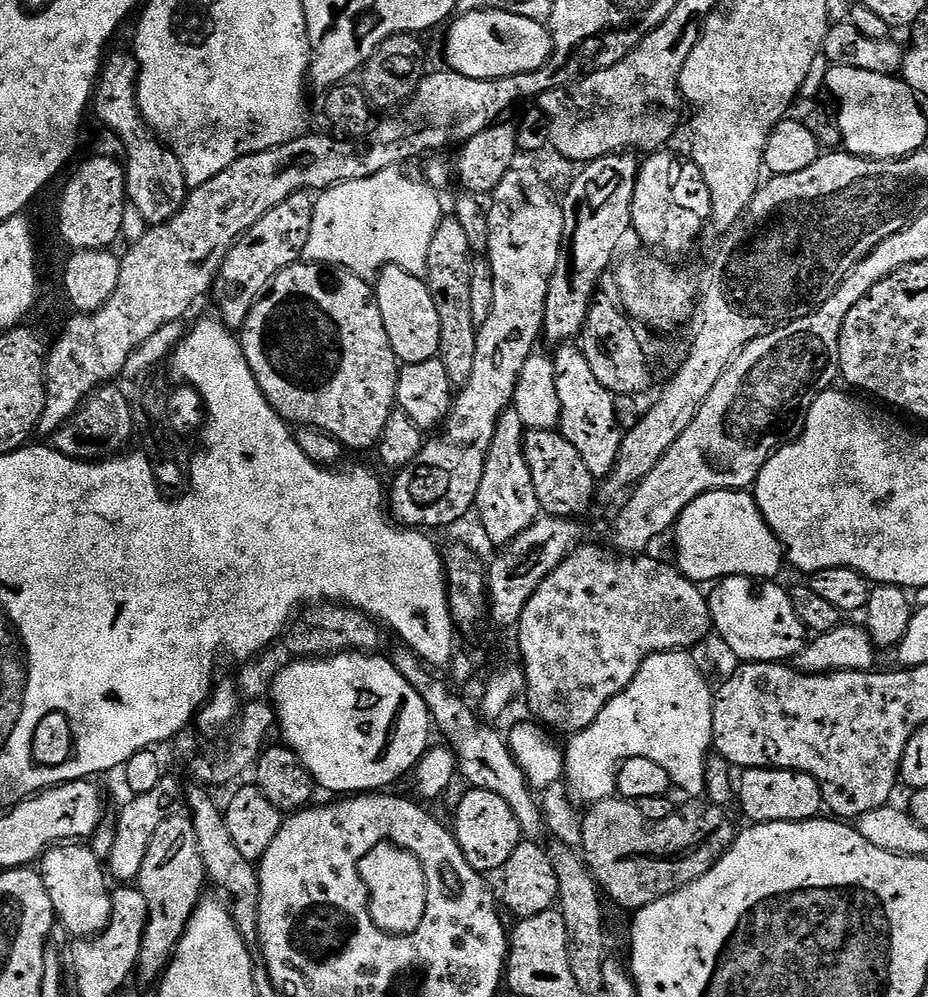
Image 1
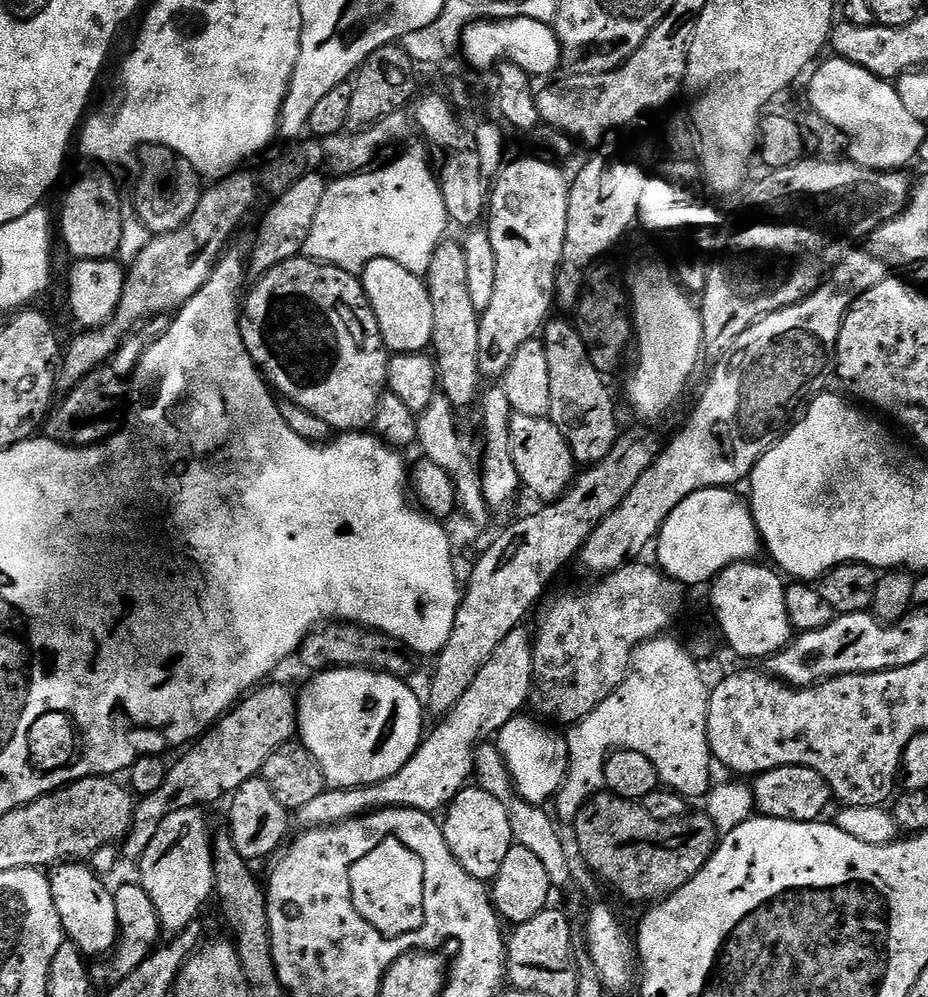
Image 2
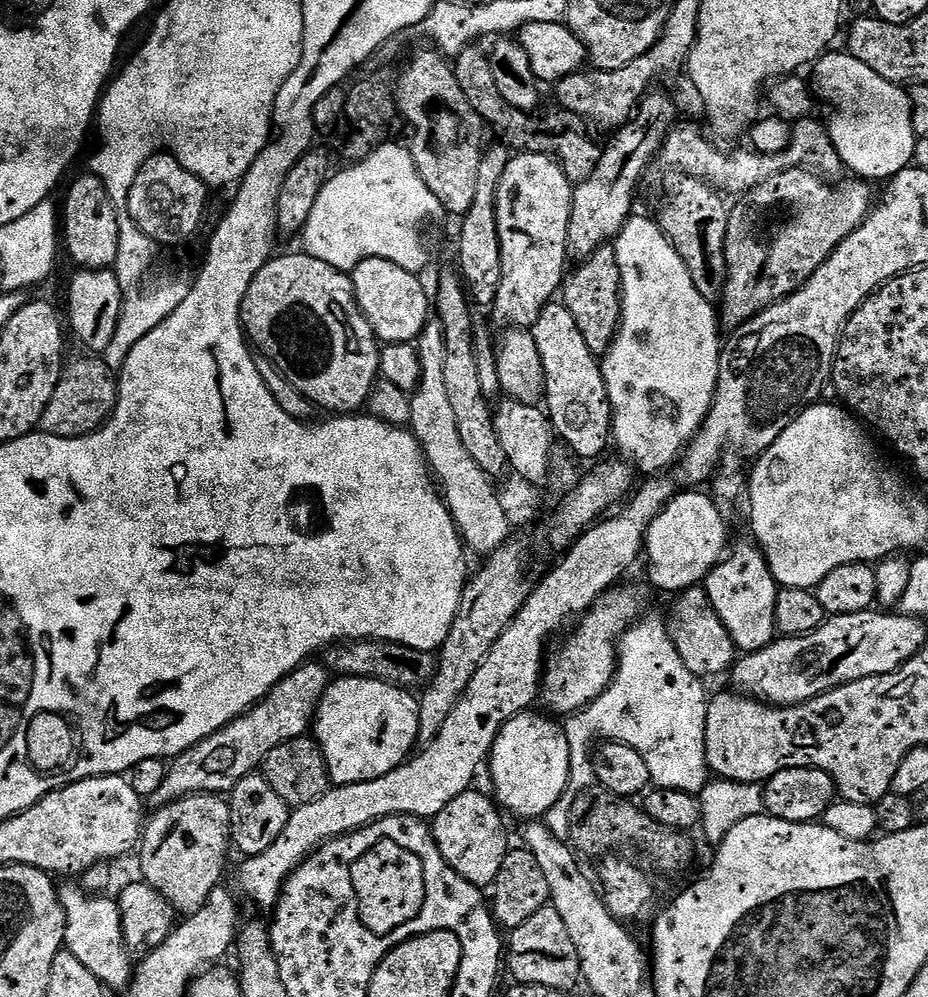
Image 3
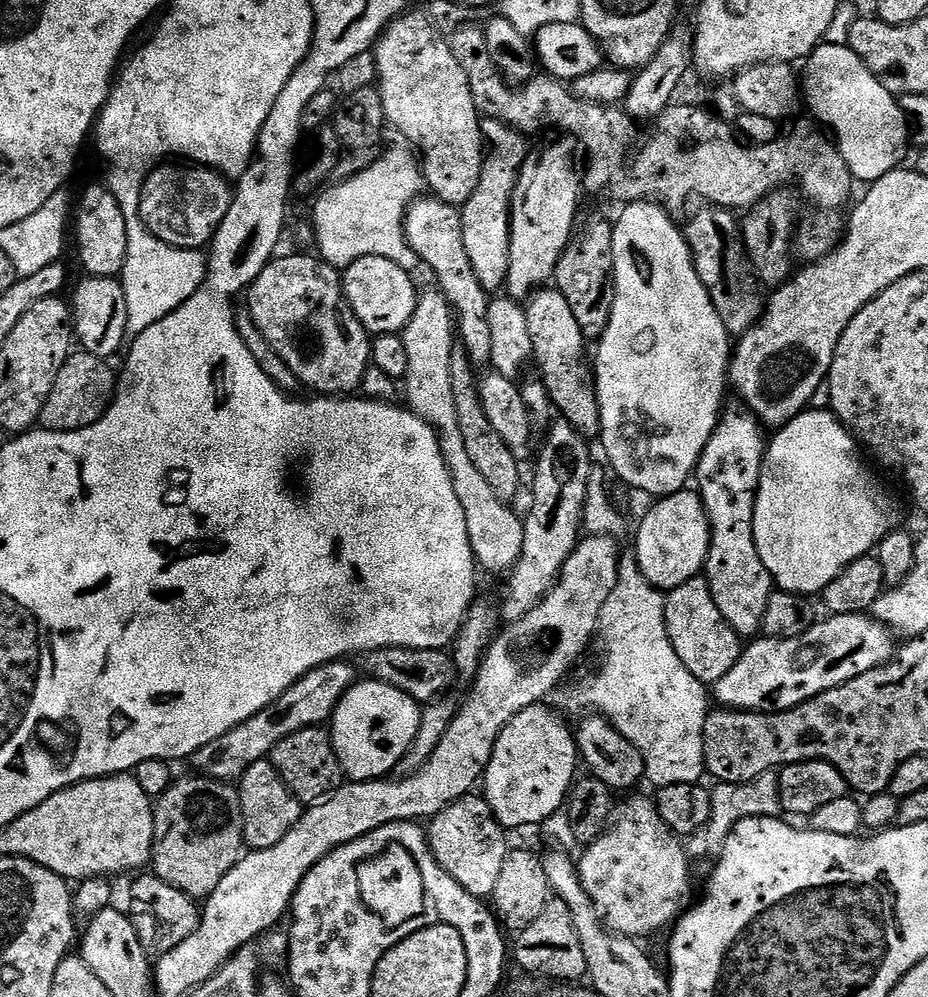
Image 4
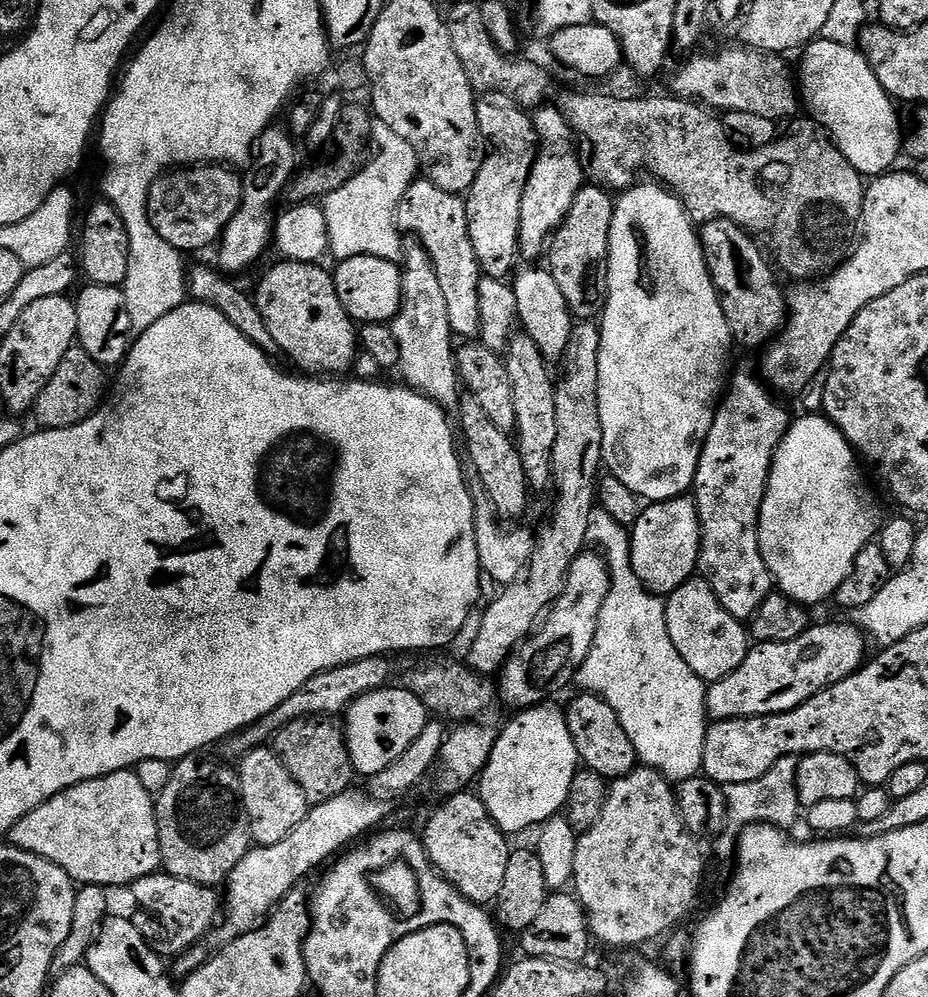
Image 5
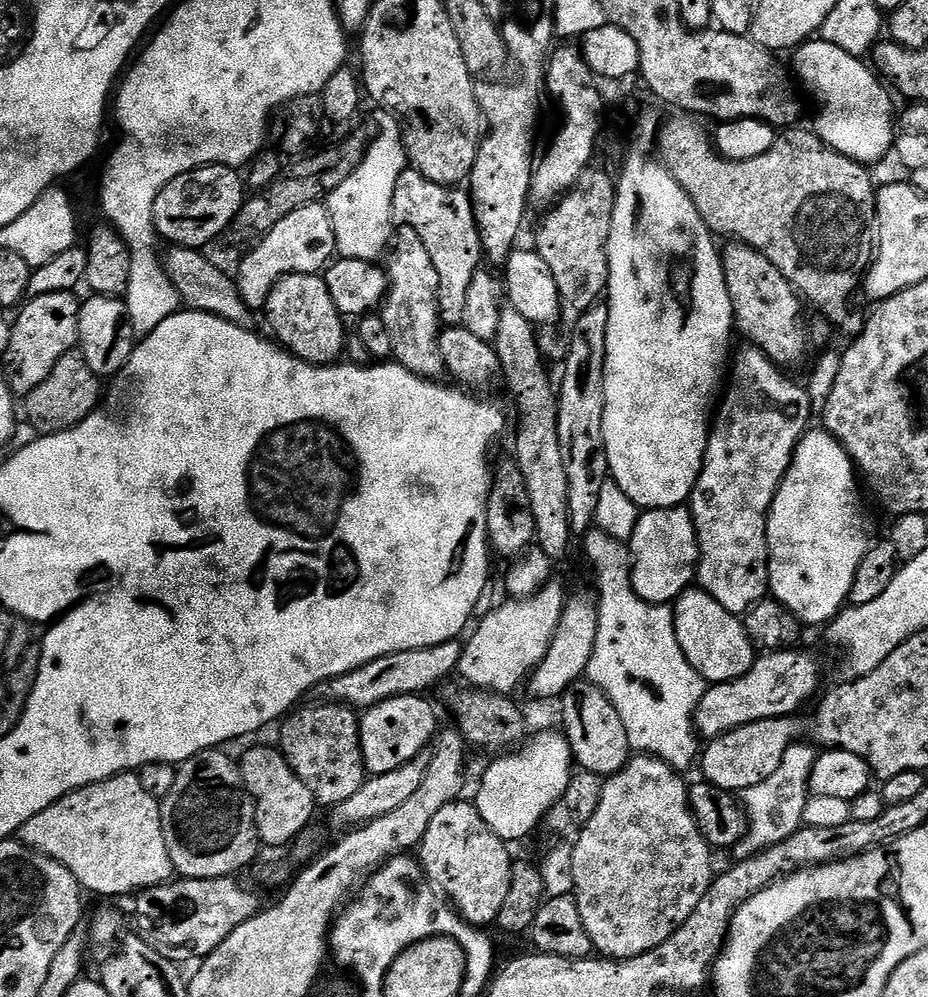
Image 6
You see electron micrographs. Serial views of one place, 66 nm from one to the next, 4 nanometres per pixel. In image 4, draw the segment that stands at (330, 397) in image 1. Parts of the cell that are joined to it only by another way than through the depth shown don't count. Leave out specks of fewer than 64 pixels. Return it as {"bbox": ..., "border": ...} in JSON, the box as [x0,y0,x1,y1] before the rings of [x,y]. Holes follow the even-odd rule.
{"bbox":[246,254,372,398],"border":[[[316,254],[282,256],[273,258],[262,270],[262,274],[258,274],[252,287],[247,289],[246,306],[254,318],[254,326],[262,330],[266,342],[274,346],[274,354],[279,354],[282,362],[286,362],[286,366],[294,370],[297,381],[303,387],[305,384],[306,387],[313,388],[313,393],[333,398],[347,397],[359,389],[366,370],[372,364],[370,335],[344,297],[341,273],[337,269]]]}

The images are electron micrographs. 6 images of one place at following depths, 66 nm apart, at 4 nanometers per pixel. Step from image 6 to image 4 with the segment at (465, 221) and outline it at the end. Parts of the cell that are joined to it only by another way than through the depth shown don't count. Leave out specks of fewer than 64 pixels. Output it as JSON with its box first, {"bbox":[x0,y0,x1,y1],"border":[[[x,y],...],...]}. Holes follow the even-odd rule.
{"bbox":[404,194,492,370],"border":[[[431,194],[421,195],[408,208],[404,216],[404,237],[421,265],[425,264],[436,275],[439,291],[448,299],[448,305],[454,313],[454,324],[458,329],[458,340],[468,352],[477,369],[484,370],[492,363],[490,350],[490,322],[488,306],[490,294],[482,290],[474,270],[470,267],[470,258],[466,255],[466,245],[462,243],[462,222],[460,208],[436,199]]]}

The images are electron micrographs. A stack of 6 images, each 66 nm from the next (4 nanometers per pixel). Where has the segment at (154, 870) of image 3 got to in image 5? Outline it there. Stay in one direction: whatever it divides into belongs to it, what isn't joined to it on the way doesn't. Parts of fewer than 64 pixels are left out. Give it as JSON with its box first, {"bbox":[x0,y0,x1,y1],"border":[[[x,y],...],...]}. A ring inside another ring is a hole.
{"bbox":[155,758,252,886],"border":[[[185,758],[173,767],[170,783],[155,797],[160,858],[167,875],[189,880],[201,886],[220,886],[242,862],[250,850],[252,835],[248,833],[248,819],[244,813],[244,803],[240,800],[240,777],[235,771],[223,768],[212,760]]]}

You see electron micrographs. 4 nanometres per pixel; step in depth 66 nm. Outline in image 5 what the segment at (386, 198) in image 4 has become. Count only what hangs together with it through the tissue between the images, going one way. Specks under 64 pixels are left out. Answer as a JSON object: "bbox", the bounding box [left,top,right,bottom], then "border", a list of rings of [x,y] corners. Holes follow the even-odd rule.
{"bbox":[322,135,420,261],"border":[[[385,135],[380,144],[380,153],[365,163],[363,170],[346,186],[324,197],[322,209],[328,231],[328,252],[336,255],[337,261],[358,255],[399,261],[402,256],[402,232],[396,223],[396,207],[409,184],[413,184],[420,172],[416,152],[400,136]]]}

